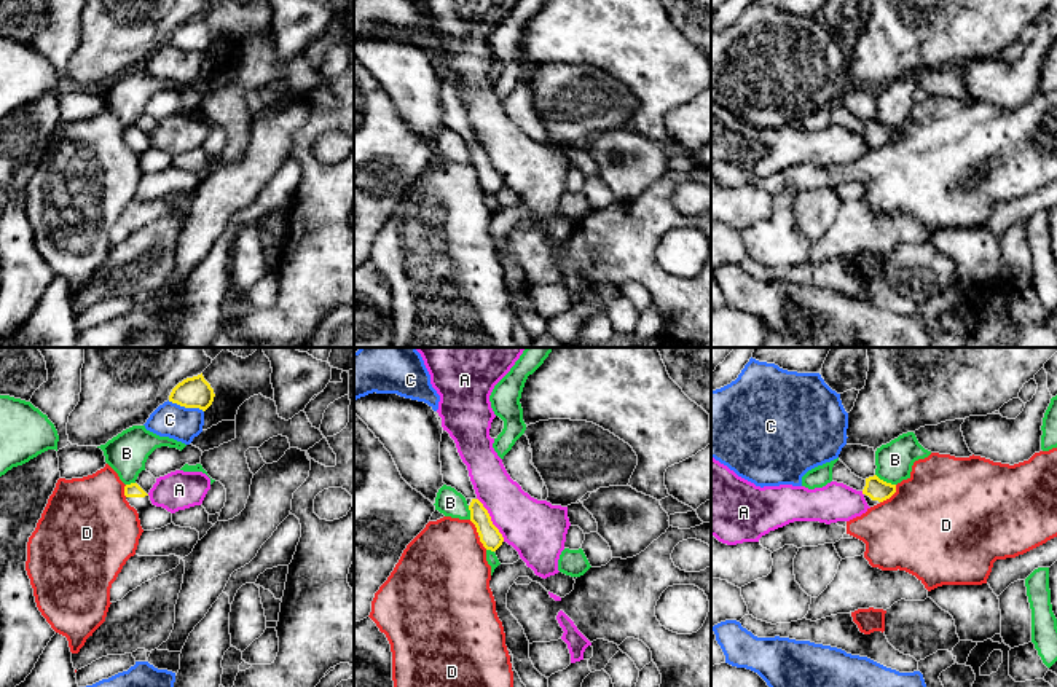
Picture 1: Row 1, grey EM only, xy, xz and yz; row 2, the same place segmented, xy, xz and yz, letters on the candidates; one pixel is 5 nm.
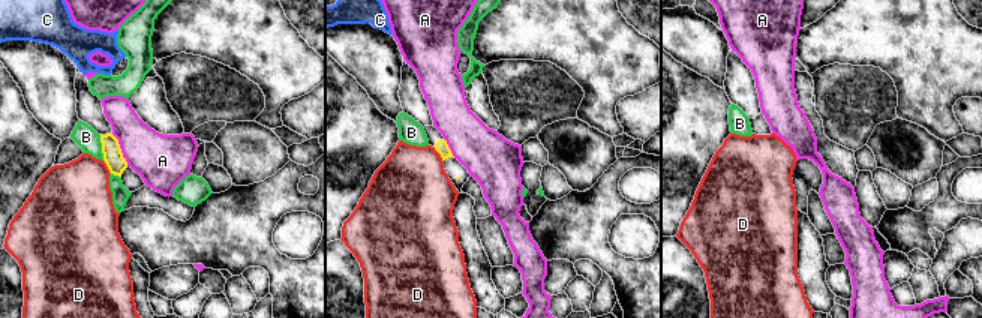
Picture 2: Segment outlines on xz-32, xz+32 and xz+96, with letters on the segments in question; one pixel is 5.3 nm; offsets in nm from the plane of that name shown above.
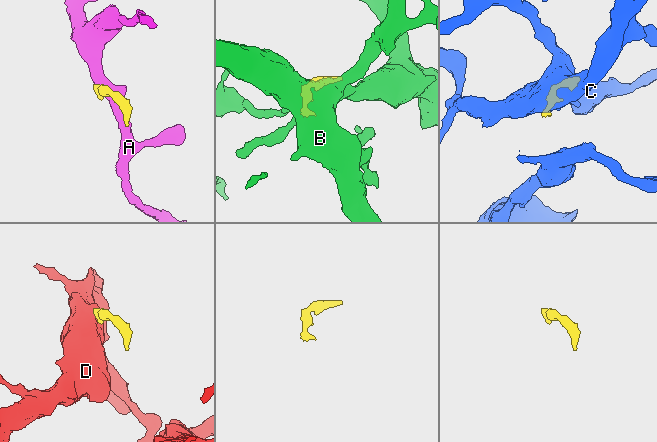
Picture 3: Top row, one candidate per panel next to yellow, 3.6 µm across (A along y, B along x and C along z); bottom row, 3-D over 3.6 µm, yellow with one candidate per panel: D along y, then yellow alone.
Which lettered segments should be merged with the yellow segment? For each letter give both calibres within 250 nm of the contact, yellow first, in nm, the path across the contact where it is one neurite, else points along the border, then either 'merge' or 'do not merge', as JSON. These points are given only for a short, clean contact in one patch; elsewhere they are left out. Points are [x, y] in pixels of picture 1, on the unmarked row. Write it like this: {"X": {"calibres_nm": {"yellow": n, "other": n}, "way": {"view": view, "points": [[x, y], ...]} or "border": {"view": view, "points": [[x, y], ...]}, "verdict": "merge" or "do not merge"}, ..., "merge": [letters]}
{"A": {"calibres_nm": {"yellow": 110, "other": 300}, "border": {"view": "xz", "points": [[477, 141], [504, 184]]}, "verdict": "do not merge"}, "B": {"calibres_nm": {"yellow": 110, "other": 190}, "border": {"view": "yz", "points": [[876, 117], [895, 128]]}, "verdict": "do not merge"}, "C": {"calibres_nm": {"yellow": 160, "other": 180}, "verdict": "do not merge"}, "D": {"calibres_nm": {"yellow": 110, "other": 500}, "border": {"view": "yz", "points": [[896, 128], [896, 133], [880, 145]]}, "verdict": "do not merge"}, "merge": []}

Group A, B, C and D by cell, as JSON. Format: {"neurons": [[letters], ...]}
{"neurons": [["A"], ["B"], ["C"], ["D"]]}

